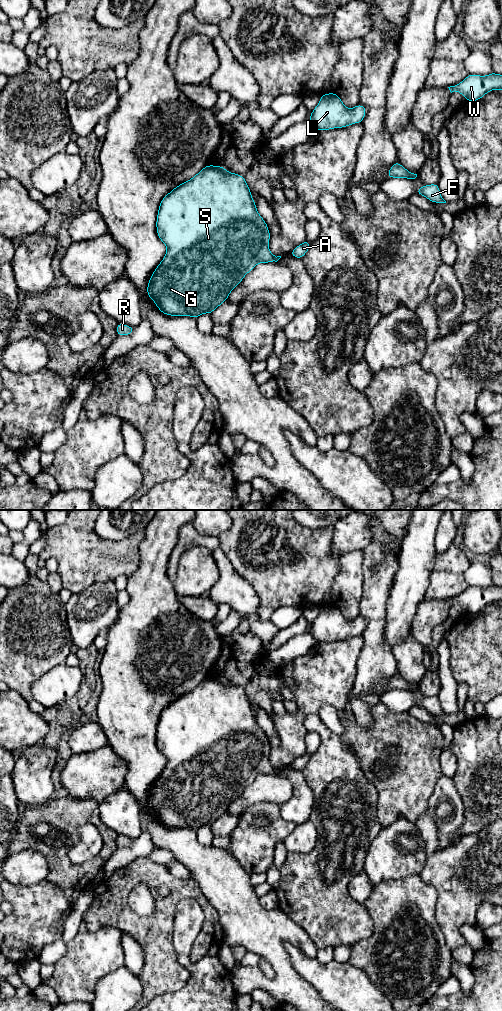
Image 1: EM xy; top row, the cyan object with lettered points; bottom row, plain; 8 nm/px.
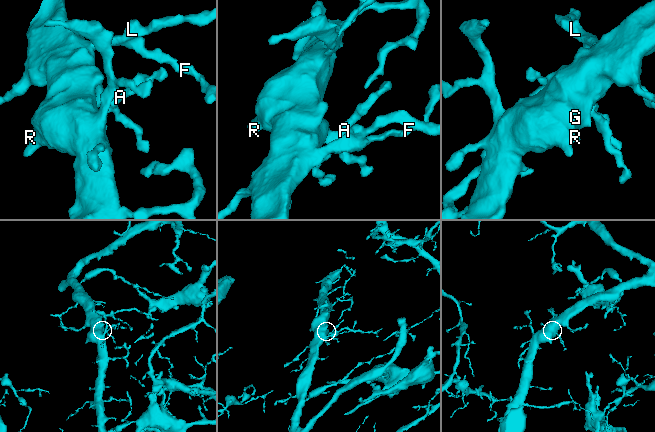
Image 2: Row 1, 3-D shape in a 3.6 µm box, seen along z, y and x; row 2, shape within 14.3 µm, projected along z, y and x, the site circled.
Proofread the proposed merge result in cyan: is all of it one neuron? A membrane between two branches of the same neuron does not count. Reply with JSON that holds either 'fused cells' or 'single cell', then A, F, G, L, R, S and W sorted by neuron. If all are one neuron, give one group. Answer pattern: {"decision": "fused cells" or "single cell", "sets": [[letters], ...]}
{"decision": "single cell", "sets": [["A", "F", "G", "L", "R", "S", "W"]]}

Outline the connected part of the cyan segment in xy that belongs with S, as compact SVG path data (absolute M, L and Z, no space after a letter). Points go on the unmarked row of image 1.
M207 677L192 691L181 695L169 704L160 714L157 733L157 747L167 759L167 764L154 782L149 791L146 801L150 811L154 813L158 821L170 828L190 828L198 830L201 826L211 826L218 818L228 811L230 804L241 795L244 788L249 785L258 775L277 774L281 768L274 768L269 762L269 751L271 749L268 738L256 721L255 713L251 708L250 700L243 688L236 685L229 685L222 678Z

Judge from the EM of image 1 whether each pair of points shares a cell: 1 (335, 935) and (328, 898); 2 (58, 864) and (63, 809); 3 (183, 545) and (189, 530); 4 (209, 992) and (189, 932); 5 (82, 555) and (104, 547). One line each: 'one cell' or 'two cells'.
1: one cell
2: one cell
3: one cell
4: one cell
5: one cell

